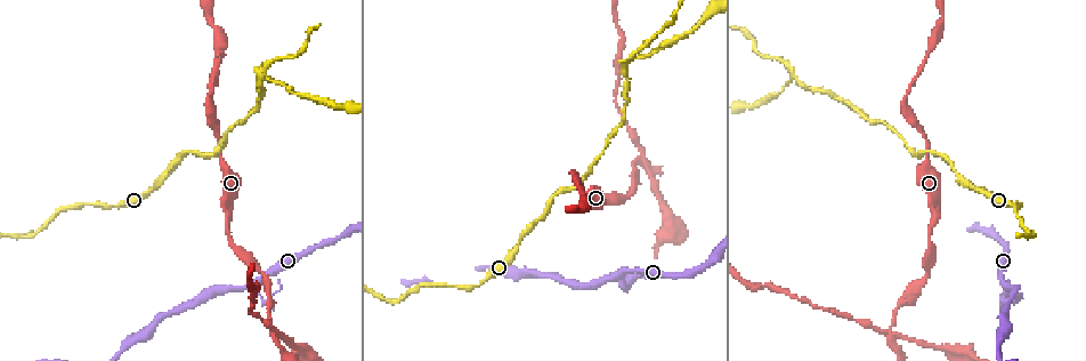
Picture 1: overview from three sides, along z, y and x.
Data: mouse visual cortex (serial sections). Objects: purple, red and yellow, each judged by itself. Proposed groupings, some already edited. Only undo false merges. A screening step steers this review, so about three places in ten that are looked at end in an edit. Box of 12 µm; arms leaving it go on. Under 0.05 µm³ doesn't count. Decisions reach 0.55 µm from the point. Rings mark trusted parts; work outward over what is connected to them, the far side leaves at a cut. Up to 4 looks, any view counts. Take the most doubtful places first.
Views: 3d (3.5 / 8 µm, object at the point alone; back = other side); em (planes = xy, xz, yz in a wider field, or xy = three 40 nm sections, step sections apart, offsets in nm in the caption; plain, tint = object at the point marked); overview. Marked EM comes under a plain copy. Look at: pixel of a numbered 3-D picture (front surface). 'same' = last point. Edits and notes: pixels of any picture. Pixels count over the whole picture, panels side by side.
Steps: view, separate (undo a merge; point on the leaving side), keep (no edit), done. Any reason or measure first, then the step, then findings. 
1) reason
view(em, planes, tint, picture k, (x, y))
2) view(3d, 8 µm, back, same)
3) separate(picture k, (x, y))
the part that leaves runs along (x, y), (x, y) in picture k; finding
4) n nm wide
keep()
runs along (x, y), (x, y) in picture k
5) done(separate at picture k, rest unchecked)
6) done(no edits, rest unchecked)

two arms at a narrow angle
view(3d, 3.5 µm, picture 1, (889, 335))

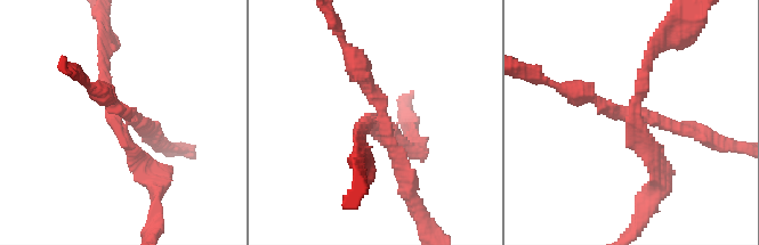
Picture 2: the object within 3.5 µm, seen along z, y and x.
4 arms; arms of 150, 200, 200, 200 nm; now the EM
view(em, xy, step 2, tint, picture 2, (122, 115))

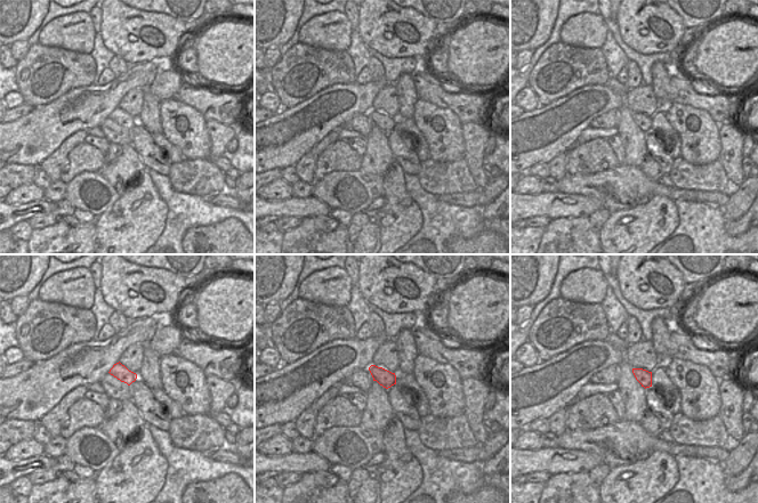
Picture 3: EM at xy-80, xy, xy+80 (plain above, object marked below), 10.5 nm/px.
separate(picture 2, (676, 130))
the part that leaves runs along (642, 111), (720, 146) in picture 2; two cells meet here

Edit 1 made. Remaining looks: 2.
sharp bend
view(3d, 3.5 µm, picture 1, (1007, 289))

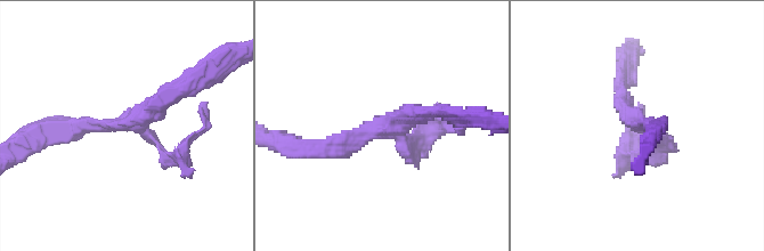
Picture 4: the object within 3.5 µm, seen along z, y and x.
need the tissue
view(em, xy, step 3, tint, picture 4, (633, 119))

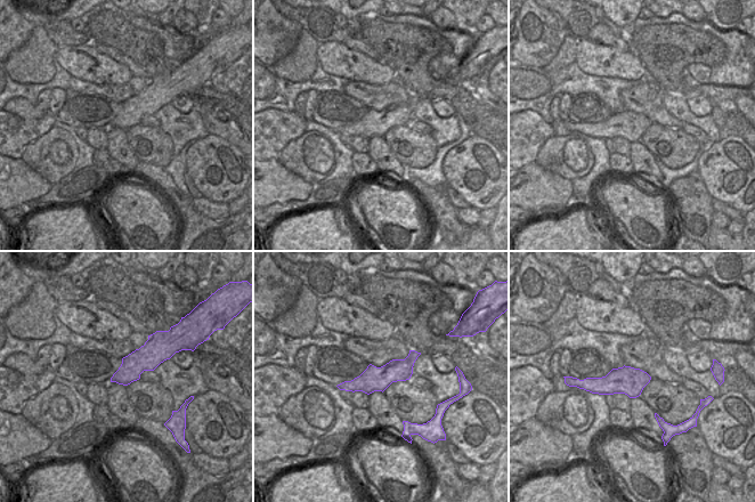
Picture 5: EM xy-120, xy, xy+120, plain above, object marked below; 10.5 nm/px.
260 nm wide
separate(picture 4, (624, 143))
the part that leaves runs along (152, 138), (176, 159), (208, 124), (204, 110) in picture 4; a second cell is stuck on

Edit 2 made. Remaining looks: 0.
done(separate at picture 2, separate at picture 4, rest unchecked)

